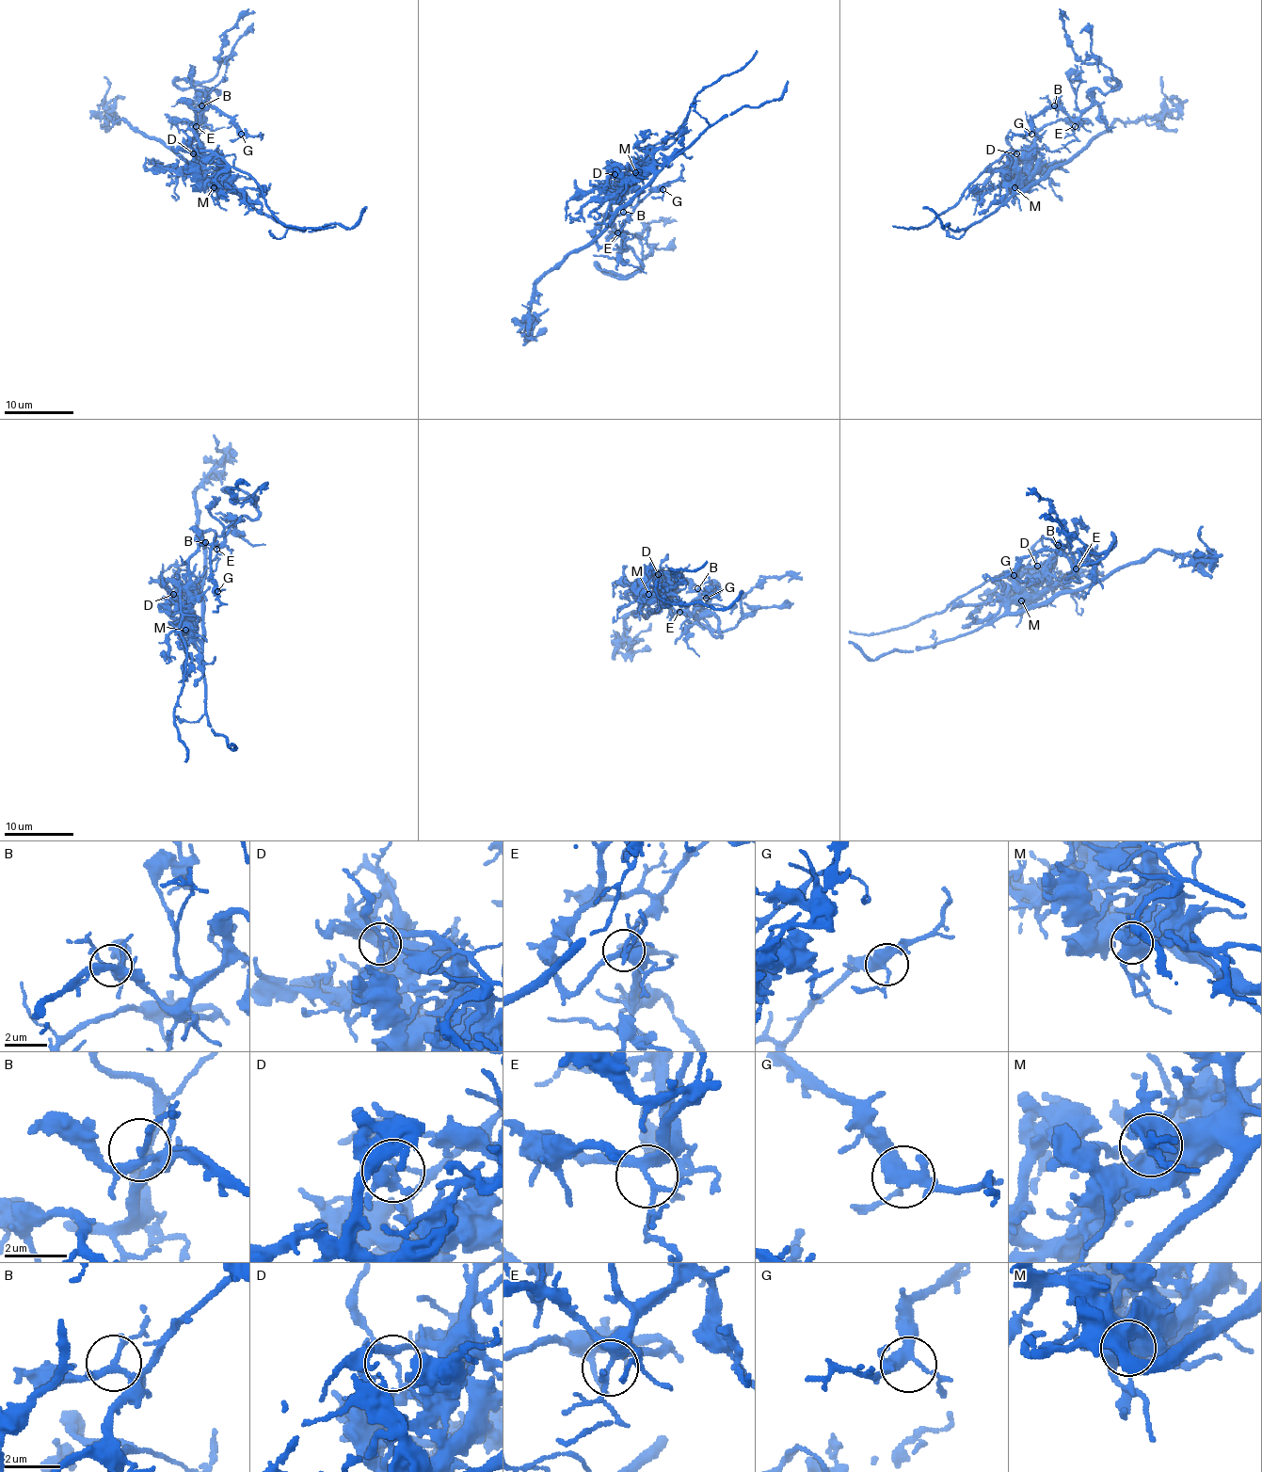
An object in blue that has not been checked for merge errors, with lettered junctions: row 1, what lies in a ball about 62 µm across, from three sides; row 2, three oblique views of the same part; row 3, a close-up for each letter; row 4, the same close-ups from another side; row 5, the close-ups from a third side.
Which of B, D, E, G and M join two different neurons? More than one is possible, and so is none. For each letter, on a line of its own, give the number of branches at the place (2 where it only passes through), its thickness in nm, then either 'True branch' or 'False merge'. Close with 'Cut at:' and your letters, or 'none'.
B: Branches: 3. Thickness 170 nm. True branch
D: Branches: 4. Thickness 130 nm. False merge
E: Branches: 4. Thickness 280 nm. True branch
G: Branches: 4. Thickness 400 nm. True branch
M: Branches: 4. Thickness 480 nm. True branch
Cut at: D

